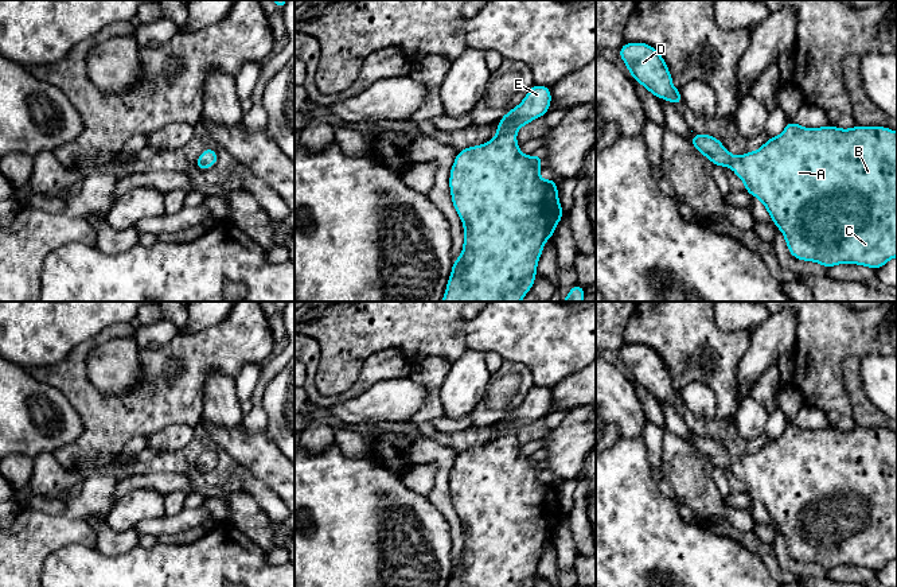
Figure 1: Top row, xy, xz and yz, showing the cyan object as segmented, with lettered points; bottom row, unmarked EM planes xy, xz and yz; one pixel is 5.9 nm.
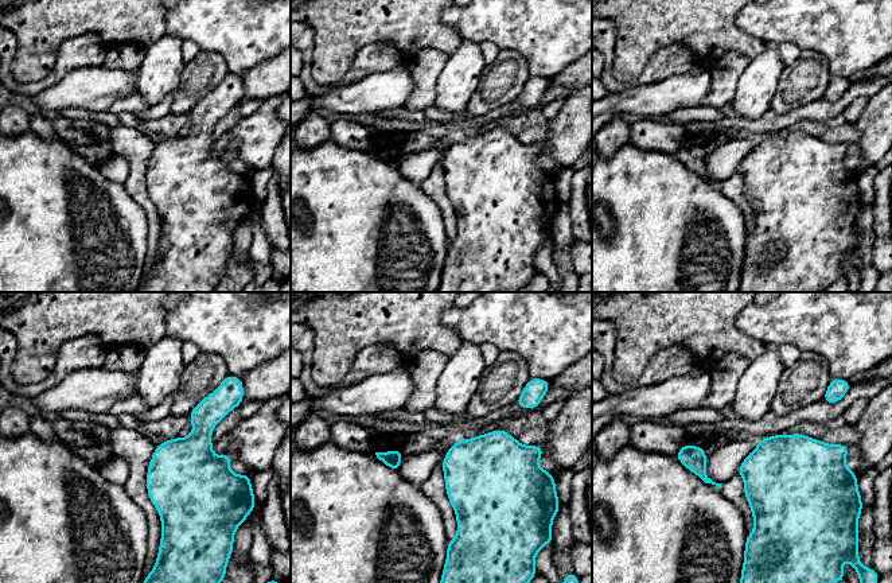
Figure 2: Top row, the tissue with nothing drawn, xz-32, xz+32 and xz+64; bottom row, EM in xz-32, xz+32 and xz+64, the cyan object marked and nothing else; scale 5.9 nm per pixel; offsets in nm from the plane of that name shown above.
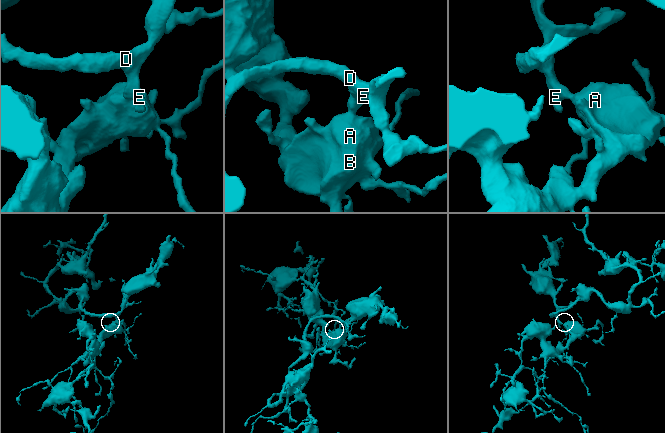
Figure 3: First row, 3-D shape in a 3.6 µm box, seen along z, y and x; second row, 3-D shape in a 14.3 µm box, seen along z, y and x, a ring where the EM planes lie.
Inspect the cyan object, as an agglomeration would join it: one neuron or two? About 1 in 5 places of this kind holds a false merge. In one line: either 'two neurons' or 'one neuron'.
one neuron

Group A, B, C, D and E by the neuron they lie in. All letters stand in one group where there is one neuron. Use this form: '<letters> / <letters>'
A B C D E

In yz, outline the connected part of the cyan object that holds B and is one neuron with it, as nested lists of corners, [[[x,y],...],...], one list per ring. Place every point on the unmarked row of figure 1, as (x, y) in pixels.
[[[788,423],[780,438],[769,438],[757,452],[741,458],[732,456],[713,436],[693,434],[690,444],[714,467],[730,469],[744,483],[745,493],[763,504],[784,536],[792,559],[824,569],[857,565],[871,571],[880,571],[897,559],[897,434],[890,429],[855,427],[841,431],[824,427],[811,431]]]

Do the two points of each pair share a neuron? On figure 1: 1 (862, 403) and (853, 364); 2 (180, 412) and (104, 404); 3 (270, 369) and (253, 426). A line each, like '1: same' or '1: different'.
1: same
2: same
3: same

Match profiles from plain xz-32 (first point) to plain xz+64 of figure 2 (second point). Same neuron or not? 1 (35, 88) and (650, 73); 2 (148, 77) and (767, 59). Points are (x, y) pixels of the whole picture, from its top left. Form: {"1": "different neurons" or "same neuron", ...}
{"1": "same neuron", "2": "same neuron"}

